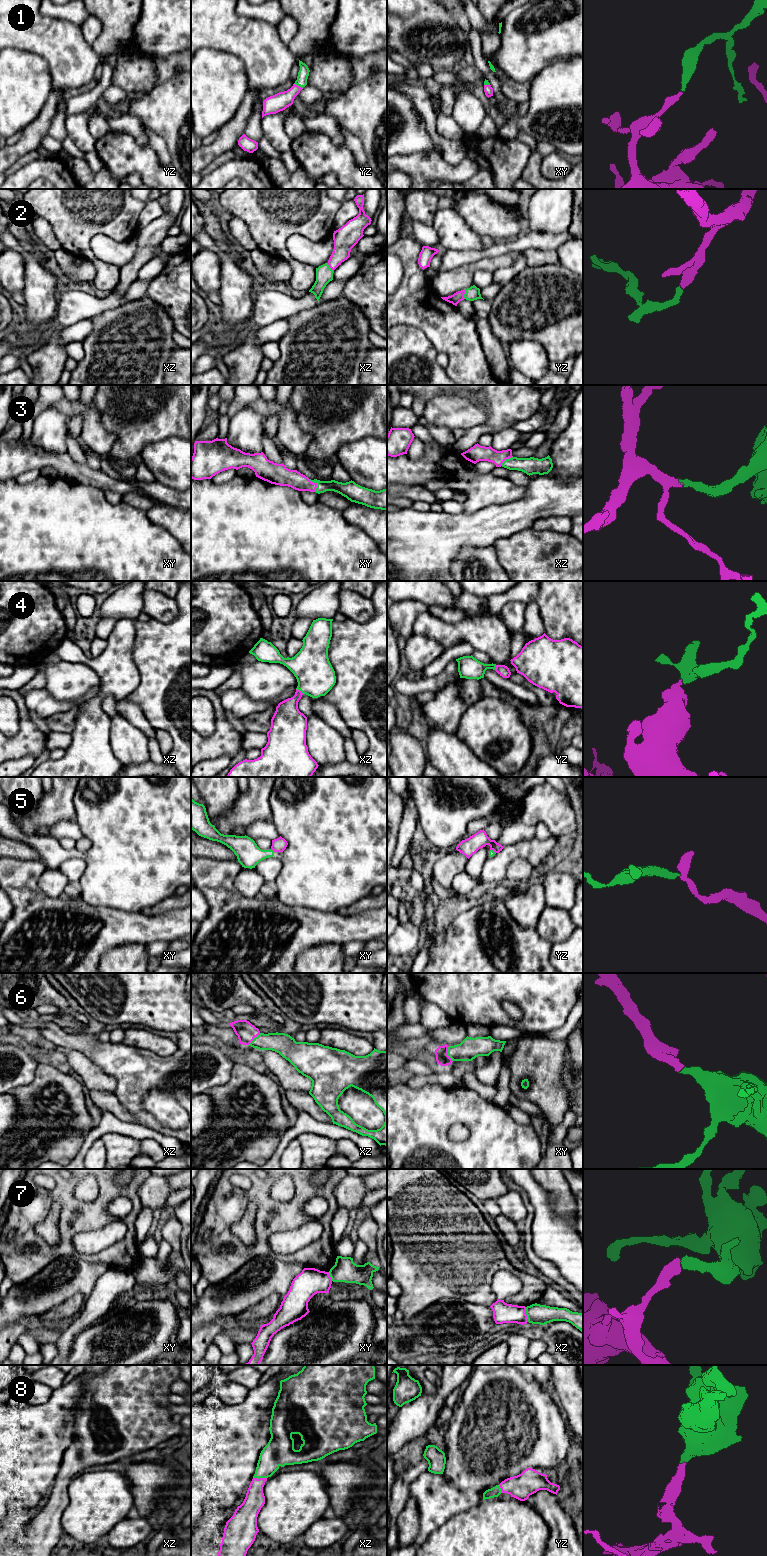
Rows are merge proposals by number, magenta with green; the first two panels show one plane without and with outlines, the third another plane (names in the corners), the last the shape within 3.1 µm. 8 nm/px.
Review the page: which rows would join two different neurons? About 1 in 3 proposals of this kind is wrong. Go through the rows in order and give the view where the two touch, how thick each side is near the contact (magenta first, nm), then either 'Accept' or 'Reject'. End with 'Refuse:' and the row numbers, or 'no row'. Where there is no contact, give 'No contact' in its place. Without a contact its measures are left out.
1: Touches magenta in yz. Thickness 140 nm (magenta) against 90 nm. Accept
2: Touches magenta in yz. Thickness 80 nm (magenta) against 110 nm. Accept
3: Touches magenta in xy. Thickness 140 nm (magenta) against 110 nm. Accept
4: Touches magenta in xz. Thickness 220 nm (magenta) against 300 nm. Accept
5: Touches magenta in xy. Thickness 110 nm (magenta) against 190 nm. Reject
6: Touches magenta in xy. Thickness 100 nm (magenta) against 170 nm. Accept
7: Touches magenta in xz. Thickness 160 nm (magenta) against 160 nm. Reject
8: Touches magenta in xz. Thickness 160 nm (magenta) against 220 nm. Accept
Refuse: 5, 7

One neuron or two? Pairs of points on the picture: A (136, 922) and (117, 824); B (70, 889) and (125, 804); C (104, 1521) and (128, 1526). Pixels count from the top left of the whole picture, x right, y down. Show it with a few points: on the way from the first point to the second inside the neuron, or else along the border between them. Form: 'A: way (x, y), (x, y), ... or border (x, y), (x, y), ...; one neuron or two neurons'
A: border (111, 907), (141, 912); two neurons
B: border (77, 884), (80, 896); two neurons
C: border (127, 1518), (118, 1522), (105, 1535); two neurons

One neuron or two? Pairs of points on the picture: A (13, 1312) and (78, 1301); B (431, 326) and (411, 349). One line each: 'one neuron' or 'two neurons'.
A: two neurons
B: two neurons

